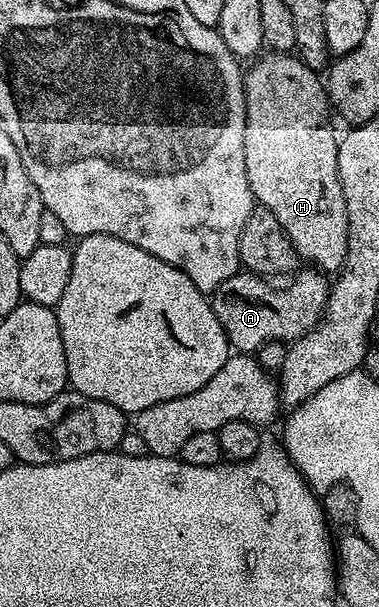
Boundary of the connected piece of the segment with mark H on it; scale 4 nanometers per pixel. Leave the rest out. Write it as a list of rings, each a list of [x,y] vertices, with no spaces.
[[[269,53],[266,56],[266,59],[258,58],[252,64],[254,67],[250,71],[248,68],[244,76],[247,181],[251,185],[254,200],[275,213],[279,225],[283,225],[283,233],[287,233],[298,256],[322,273],[336,273],[347,257],[349,226],[343,185],[339,185],[339,135],[333,132],[333,123],[329,120],[331,104],[327,87],[322,76],[312,71],[300,57],[289,53]]]

